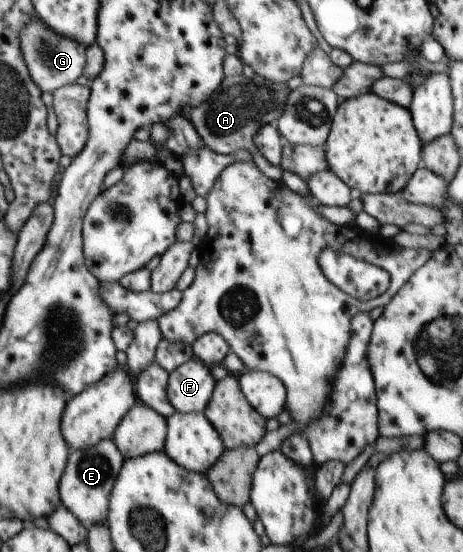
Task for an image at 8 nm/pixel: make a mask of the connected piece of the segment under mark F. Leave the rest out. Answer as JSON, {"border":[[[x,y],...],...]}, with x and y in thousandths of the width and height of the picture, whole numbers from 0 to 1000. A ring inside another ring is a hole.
{"border":[[[415,649],[365,676],[363,725],[384,746],[441,746],[469,694],[454,672],[432,650]]]}

